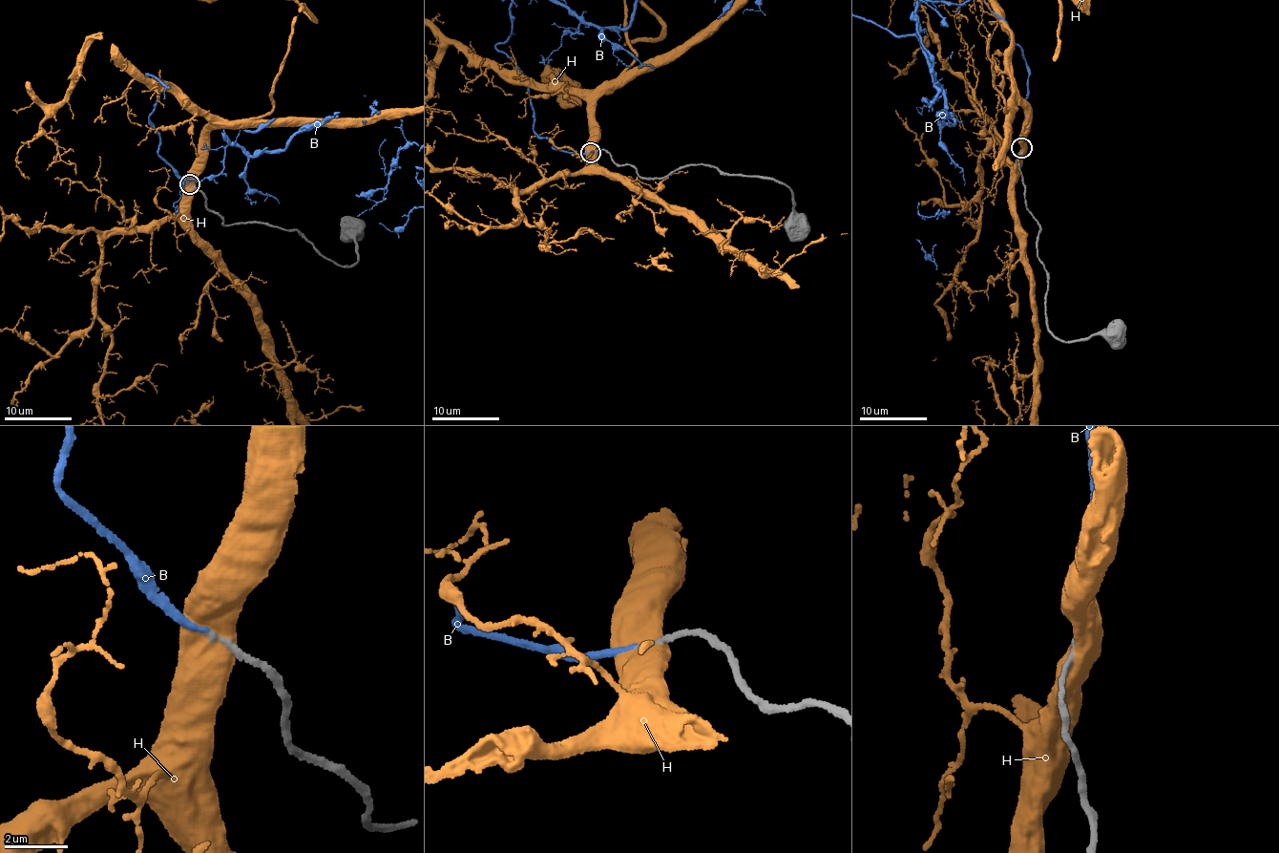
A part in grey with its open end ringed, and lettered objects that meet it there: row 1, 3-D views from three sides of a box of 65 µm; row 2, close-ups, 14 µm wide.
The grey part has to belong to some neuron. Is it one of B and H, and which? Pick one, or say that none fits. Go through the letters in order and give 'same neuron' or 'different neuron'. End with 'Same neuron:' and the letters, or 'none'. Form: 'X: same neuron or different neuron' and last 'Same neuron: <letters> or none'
B: same neuron
H: different neuron
Same neuron: B

